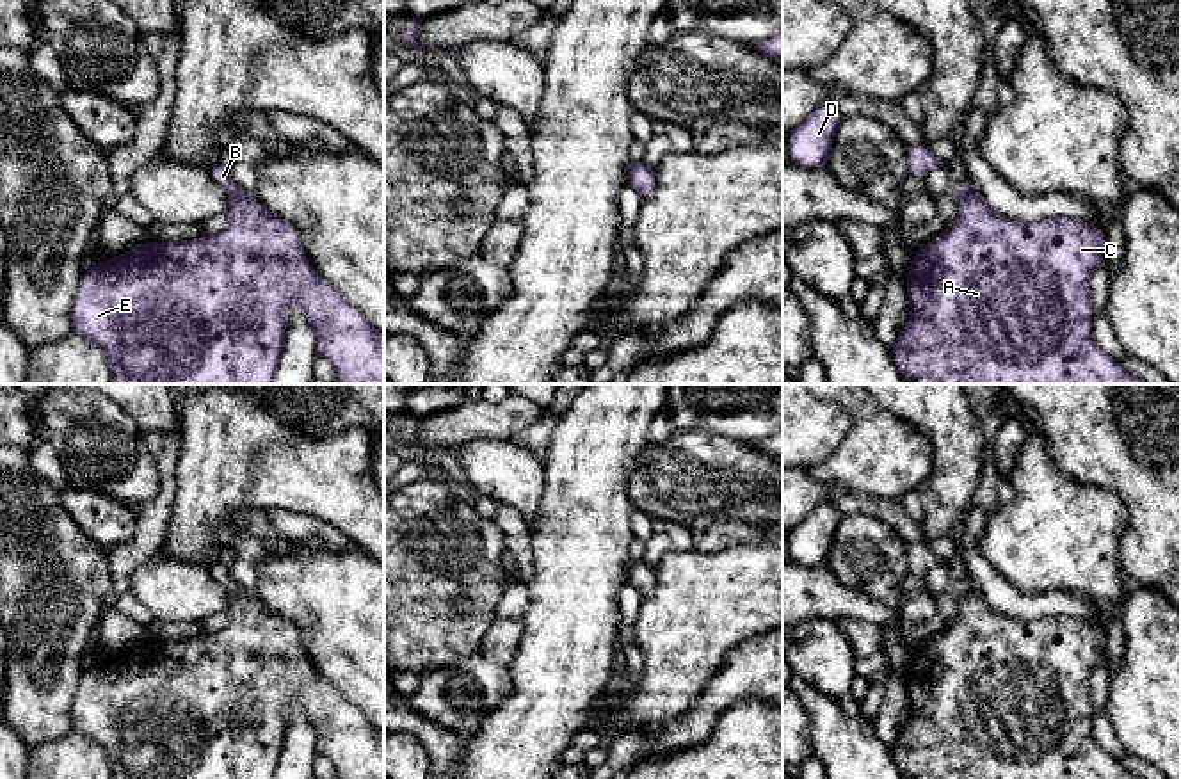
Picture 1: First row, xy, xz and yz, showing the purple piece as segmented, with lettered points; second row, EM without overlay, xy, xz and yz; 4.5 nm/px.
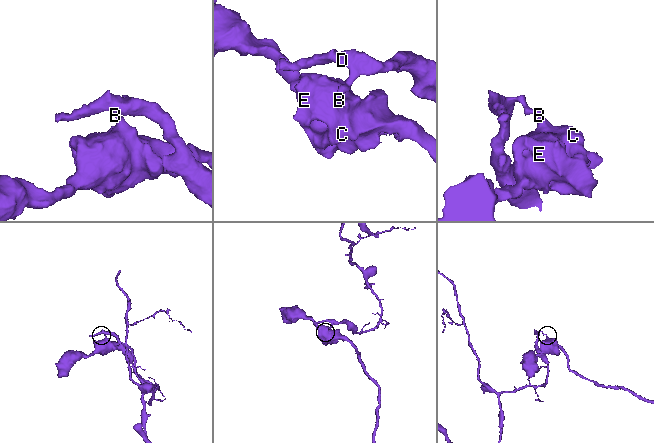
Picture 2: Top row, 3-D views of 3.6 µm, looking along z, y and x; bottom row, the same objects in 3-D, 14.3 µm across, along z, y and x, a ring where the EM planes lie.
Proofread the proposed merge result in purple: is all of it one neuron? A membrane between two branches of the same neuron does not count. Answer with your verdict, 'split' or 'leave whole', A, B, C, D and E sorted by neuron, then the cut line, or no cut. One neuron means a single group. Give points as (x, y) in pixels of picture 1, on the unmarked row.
split; A C E / B D; cut in yz along (972, 584), (959, 598)

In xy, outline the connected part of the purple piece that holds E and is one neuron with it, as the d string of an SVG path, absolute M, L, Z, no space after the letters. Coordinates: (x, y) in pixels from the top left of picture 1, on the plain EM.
M244 589L231 596L226 614L229 619L221 631L165 642L148 637L119 655L84 669L71 706L73 731L105 749L110 759L112 779L274 779L286 733L285 708L295 699L302 704L306 719L317 735L317 756L325 756L340 779L384 779L384 735L329 679L317 672L301 647L301 630L292 621L269 610Z

